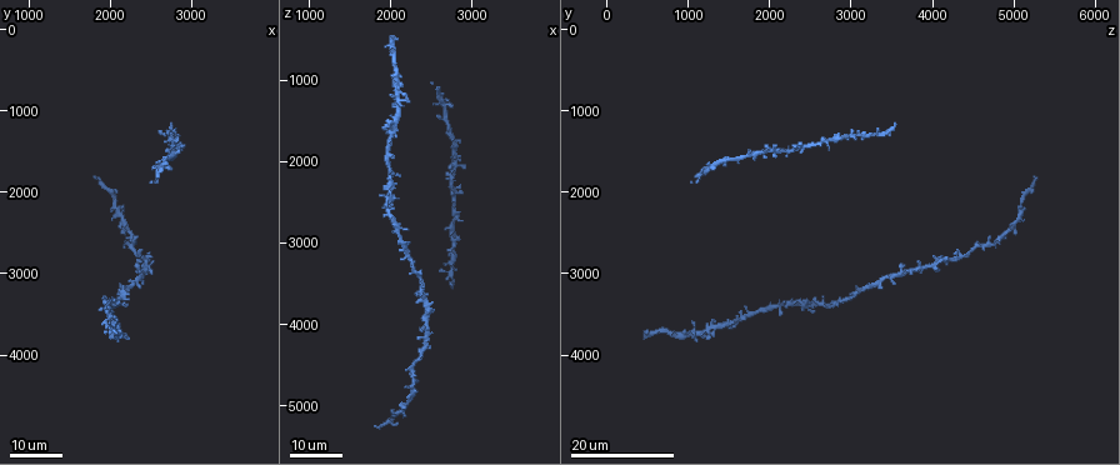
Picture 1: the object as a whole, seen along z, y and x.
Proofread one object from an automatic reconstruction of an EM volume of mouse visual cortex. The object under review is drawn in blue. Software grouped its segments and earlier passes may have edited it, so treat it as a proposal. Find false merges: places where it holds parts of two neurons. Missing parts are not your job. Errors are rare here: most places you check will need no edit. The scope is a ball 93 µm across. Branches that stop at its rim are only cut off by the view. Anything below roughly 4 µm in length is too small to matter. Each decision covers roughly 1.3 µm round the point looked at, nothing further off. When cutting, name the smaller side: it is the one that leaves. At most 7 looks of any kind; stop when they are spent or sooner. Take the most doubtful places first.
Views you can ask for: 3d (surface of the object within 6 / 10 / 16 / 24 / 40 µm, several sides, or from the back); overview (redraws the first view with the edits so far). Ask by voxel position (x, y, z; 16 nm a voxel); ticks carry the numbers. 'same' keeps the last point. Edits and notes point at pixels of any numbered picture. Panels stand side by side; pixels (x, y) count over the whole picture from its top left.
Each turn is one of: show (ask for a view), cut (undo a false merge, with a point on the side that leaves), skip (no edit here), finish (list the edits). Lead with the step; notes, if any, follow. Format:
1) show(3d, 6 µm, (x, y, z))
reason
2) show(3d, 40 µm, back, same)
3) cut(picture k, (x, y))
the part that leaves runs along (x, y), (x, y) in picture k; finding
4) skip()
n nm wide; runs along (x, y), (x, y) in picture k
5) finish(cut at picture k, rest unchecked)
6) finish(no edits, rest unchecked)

show(3d, 16 µm, (2750, 1300, 3450))
sudden change in width

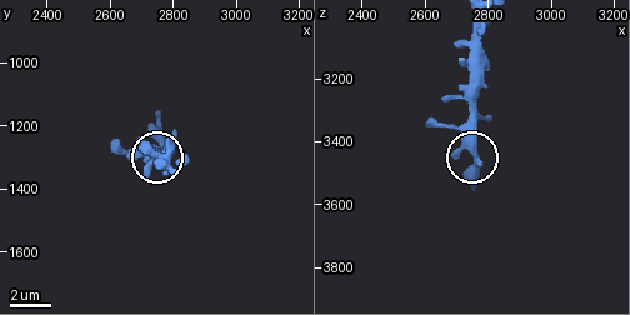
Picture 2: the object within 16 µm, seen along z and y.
show(3d, 6 µm, same)
closer look

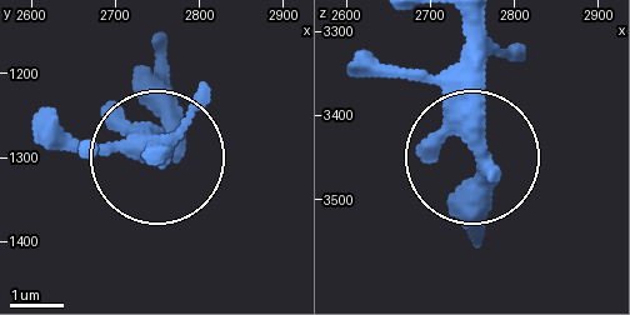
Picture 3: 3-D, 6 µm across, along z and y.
skip()
continuous, no second neuron

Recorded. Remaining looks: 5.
show(3d, 24 µm, (2400, 2950, 3850))
four-way junction

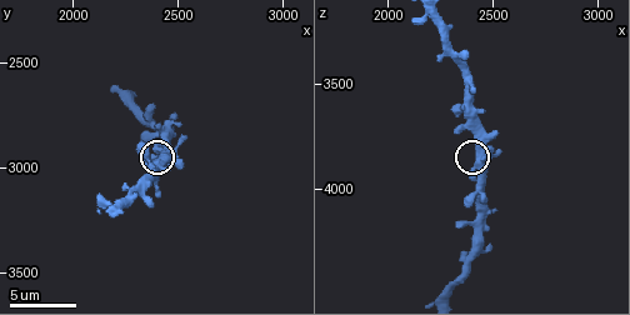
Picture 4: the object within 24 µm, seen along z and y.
show(3d, 10 µm, same)

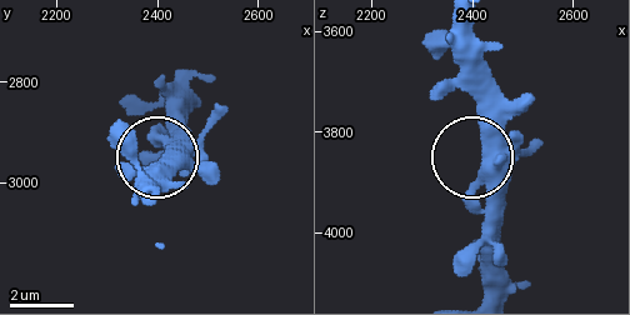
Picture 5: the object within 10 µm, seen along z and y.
skip()
side arm 36 µm; runs along (530, 149), (486, 158), (484, 243) in picture 5; one neuron here

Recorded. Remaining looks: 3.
show(3d, 16 µm, (2000, 3500, 1750))
three arms meet

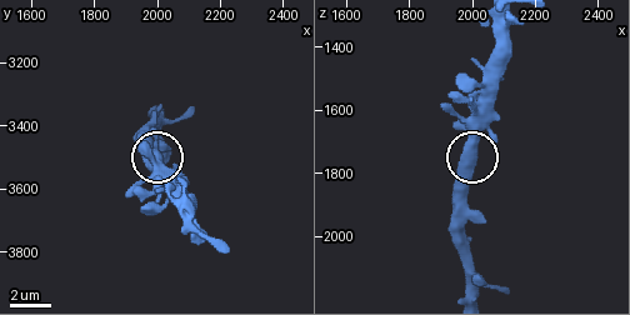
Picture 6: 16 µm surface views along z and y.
show(3d, 10 µm, (2000, 3490, 1740))

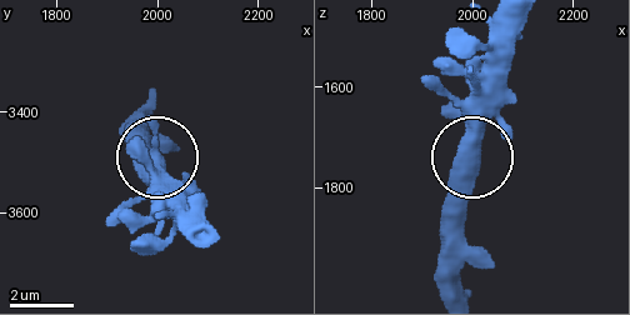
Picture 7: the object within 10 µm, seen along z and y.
skip()
420 nm wide; runs along (145, 106), (161, 188) in picture 7; continuous, no second neuron

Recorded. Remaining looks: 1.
finish(no edits, rest unchecked)

